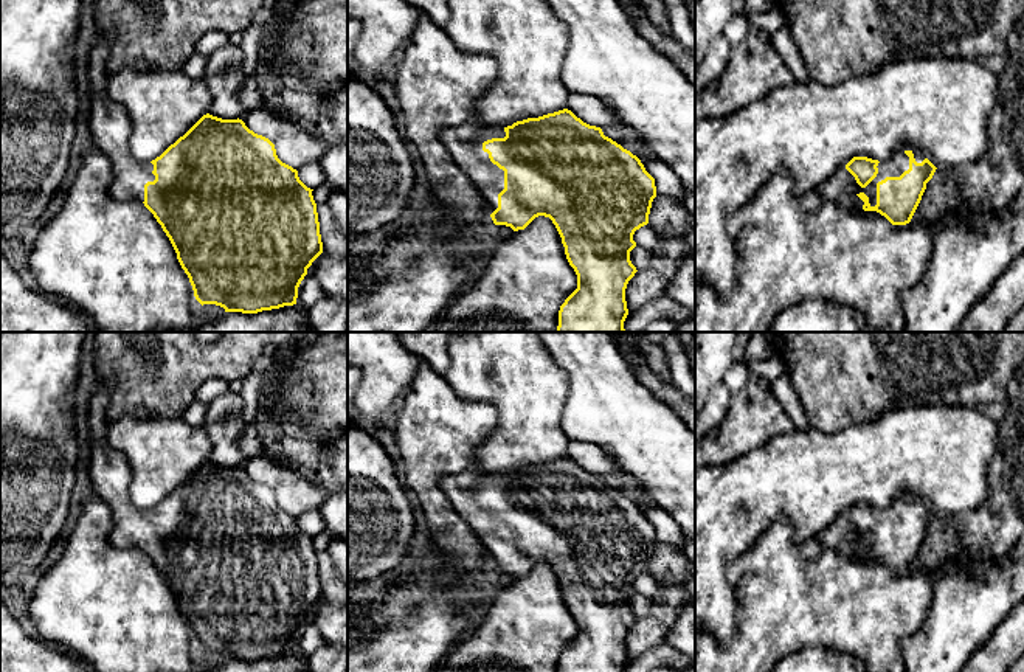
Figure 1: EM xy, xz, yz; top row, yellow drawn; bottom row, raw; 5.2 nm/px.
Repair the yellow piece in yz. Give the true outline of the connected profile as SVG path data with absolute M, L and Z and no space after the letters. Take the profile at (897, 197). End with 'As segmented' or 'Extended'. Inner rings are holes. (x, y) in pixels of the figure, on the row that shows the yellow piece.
M905 147L886 161L853 157L816 191L849 210L877 211L892 225L911 222L936 166L918 151Z. Extended

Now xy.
M96 28L88 61L88 130L95 146L112 161L110 196L119 202L141 202L154 214L202 306L216 304L225 312L258 313L296 304L298 287L307 268L323 253L313 189L299 180L296 169L278 158L268 138L250 130L239 118L222 120L206 113L160 157L152 161L137 160L129 146L132 135L129 113L107 95L109 54L110 40Z. Extended

